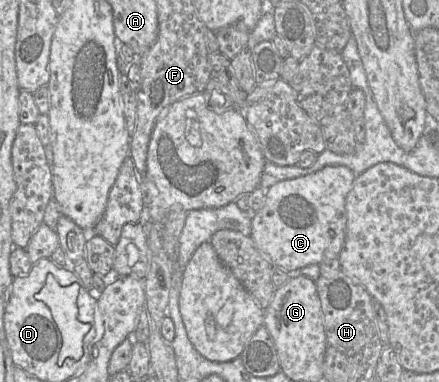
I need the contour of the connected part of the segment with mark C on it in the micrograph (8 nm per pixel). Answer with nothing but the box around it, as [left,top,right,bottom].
[250,165,355,273]

